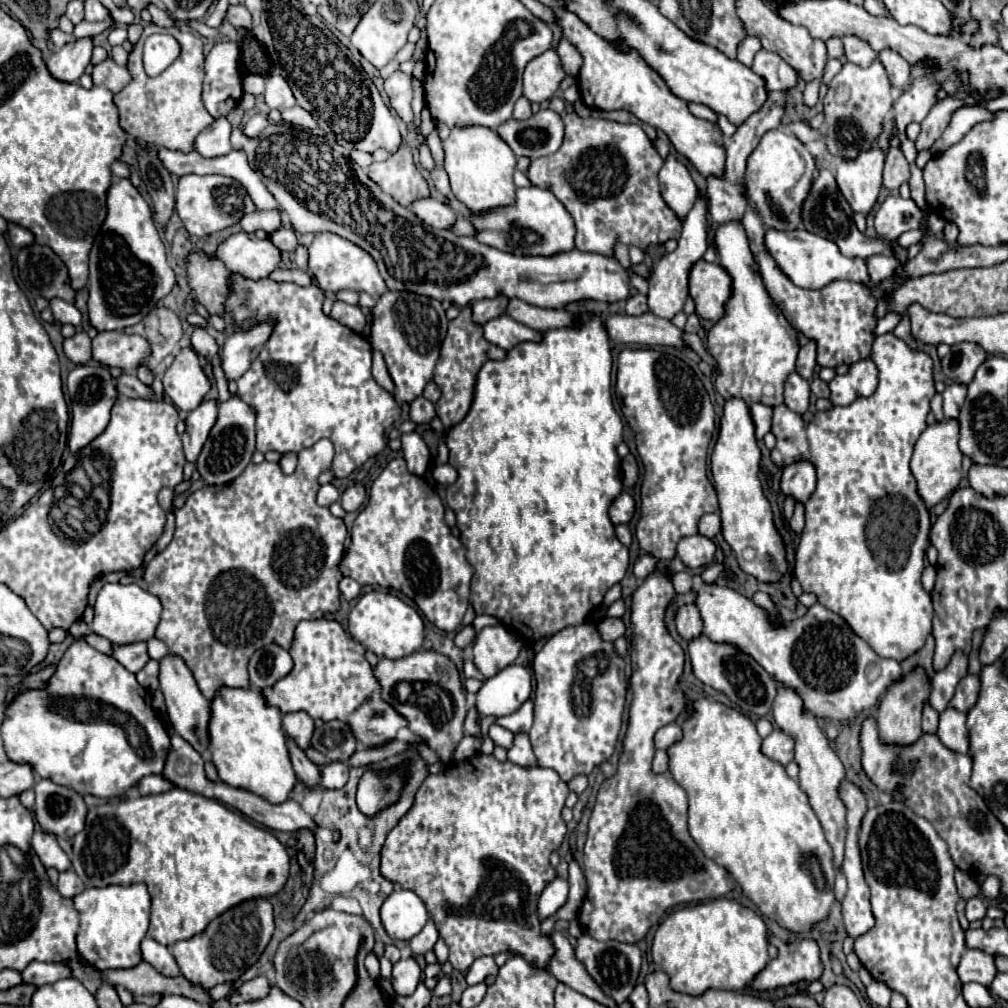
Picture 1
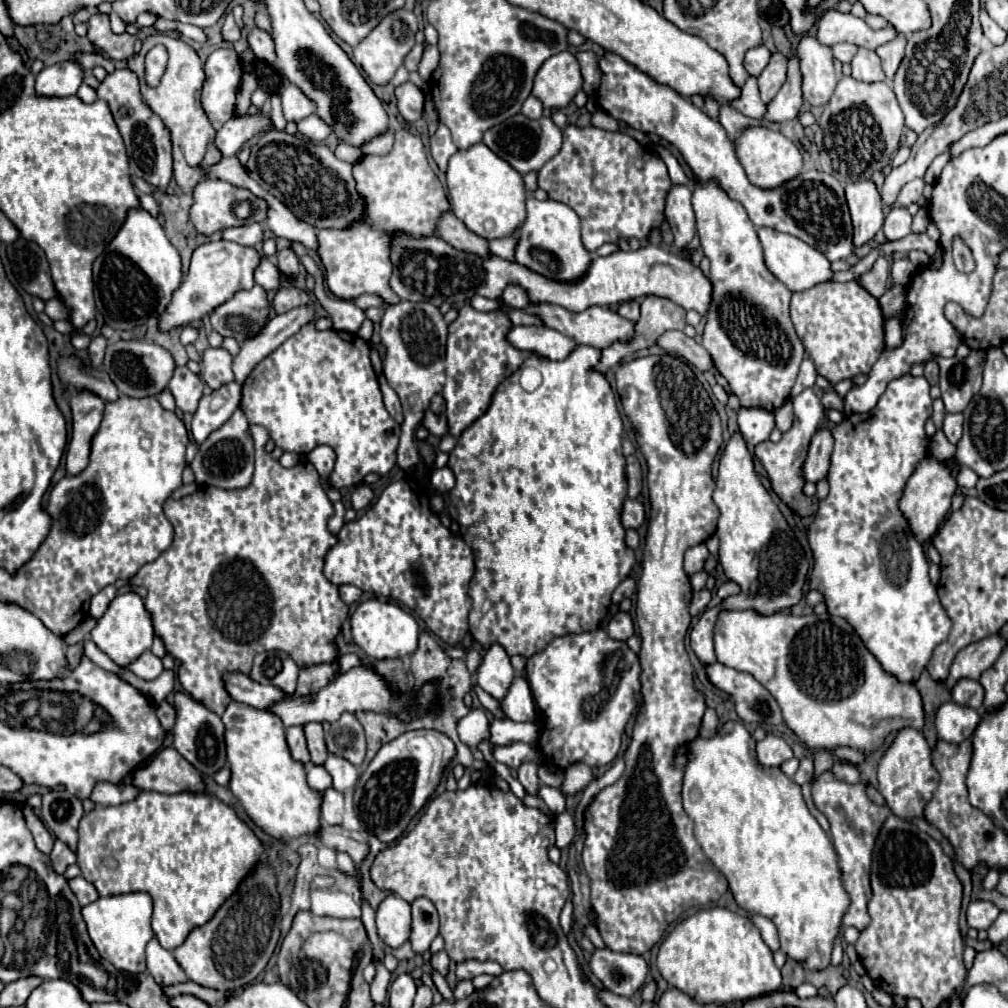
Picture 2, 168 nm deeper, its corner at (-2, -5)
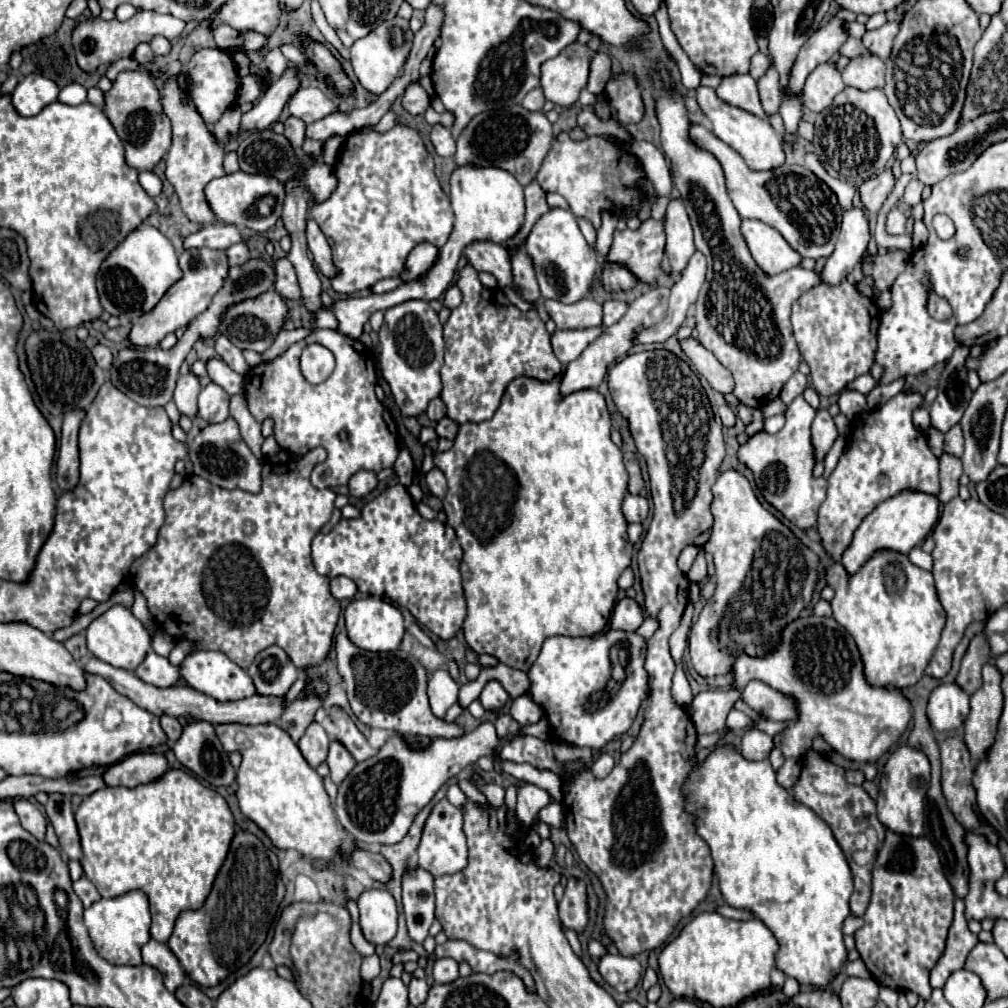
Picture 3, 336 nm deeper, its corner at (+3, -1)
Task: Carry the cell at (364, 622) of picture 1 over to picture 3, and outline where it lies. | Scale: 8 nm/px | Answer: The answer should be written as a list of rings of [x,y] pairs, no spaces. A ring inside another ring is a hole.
[[[378,597],[354,599],[346,607],[344,615],[346,615],[346,631],[348,631],[350,641],[364,651],[394,651],[394,649],[398,649],[398,645],[406,633],[402,613],[386,599],[378,599]]]

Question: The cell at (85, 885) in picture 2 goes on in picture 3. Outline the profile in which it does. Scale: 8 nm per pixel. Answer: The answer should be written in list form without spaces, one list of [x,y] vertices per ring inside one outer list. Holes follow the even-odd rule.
[[[80,877],[80,881],[74,883],[74,891],[80,897],[84,907],[90,907],[92,903],[96,903],[100,899],[100,893],[96,891],[96,887],[86,877]]]

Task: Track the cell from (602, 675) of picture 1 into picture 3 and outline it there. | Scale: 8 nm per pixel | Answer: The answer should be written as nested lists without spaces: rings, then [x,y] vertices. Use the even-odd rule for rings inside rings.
[[[608,629],[606,633],[594,637],[548,637],[542,645],[538,659],[528,671],[528,677],[532,683],[530,697],[546,711],[546,717],[554,729],[552,739],[600,751],[608,741],[624,735],[632,727],[640,705],[648,699],[650,693],[644,661],[646,639],[638,633]]]

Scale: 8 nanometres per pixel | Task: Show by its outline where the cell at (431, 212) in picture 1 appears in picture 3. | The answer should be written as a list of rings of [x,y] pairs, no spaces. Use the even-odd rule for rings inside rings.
[[[476,241],[464,249],[464,255],[476,271],[486,271],[494,275],[500,289],[514,287],[514,275],[506,247],[490,241]]]

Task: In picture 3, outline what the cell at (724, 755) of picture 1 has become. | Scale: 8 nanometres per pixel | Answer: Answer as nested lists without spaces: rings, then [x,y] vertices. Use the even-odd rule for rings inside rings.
[[[724,745],[724,747],[716,747],[708,759],[698,765],[692,775],[688,777],[688,781],[684,783],[684,795],[686,795],[686,809],[690,813],[696,815],[696,825],[698,825],[698,833],[700,837],[708,843],[710,851],[712,851],[712,859],[714,859],[714,871],[718,877],[718,885],[722,891],[724,901],[734,907],[734,909],[746,909],[750,911],[754,917],[762,920],[765,925],[778,937],[780,949],[776,953],[776,967],[786,975],[796,979],[800,985],[816,985],[816,987],[826,987],[846,965],[848,961],[848,951],[844,947],[844,933],[842,933],[842,923],[844,919],[850,915],[850,907],[848,907],[848,899],[852,895],[852,873],[848,867],[848,861],[840,849],[840,845],[836,845],[836,839],[832,837],[832,831],[828,829],[828,825],[824,825],[824,821],[820,821],[820,817],[816,817],[816,813],[812,813],[812,809],[808,809],[806,805],[802,805],[800,801],[796,801],[792,797],[790,791],[782,789],[776,783],[776,773],[770,765],[768,759],[764,761],[744,761],[744,757],[732,747],[732,745]]]

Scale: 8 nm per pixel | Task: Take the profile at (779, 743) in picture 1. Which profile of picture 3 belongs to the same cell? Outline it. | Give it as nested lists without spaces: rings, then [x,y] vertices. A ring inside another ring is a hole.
[[[748,729],[742,737],[742,743],[740,743],[740,753],[744,759],[748,761],[760,761],[760,759],[766,759],[772,751],[772,737],[758,731],[758,729]]]

